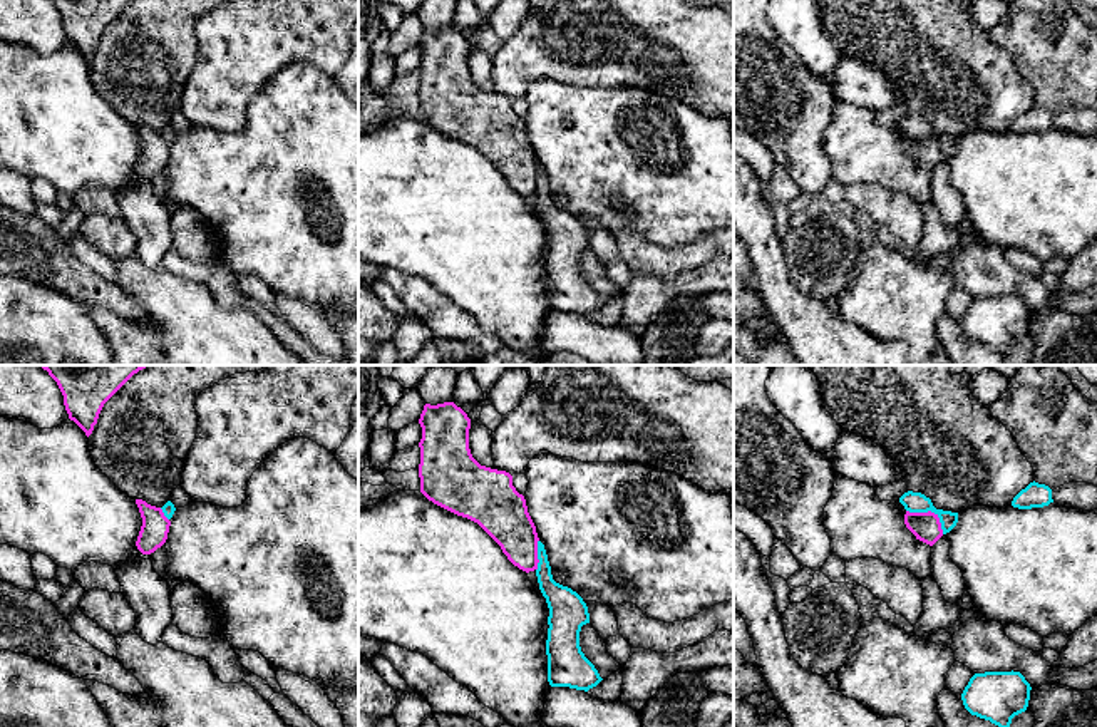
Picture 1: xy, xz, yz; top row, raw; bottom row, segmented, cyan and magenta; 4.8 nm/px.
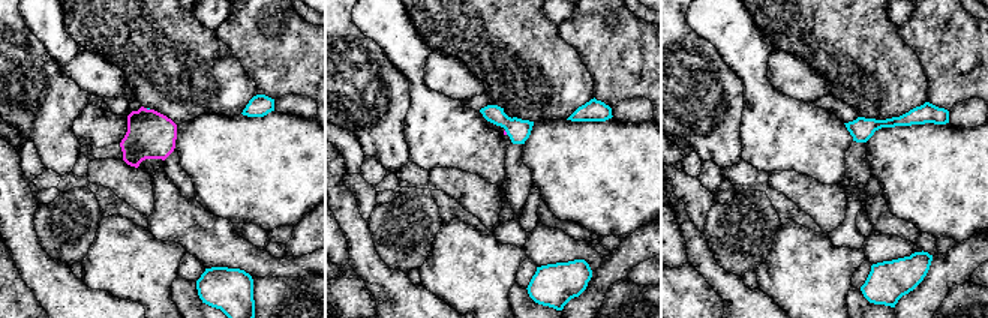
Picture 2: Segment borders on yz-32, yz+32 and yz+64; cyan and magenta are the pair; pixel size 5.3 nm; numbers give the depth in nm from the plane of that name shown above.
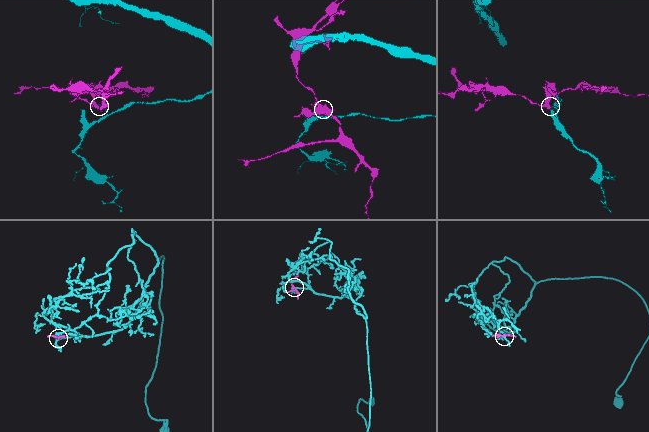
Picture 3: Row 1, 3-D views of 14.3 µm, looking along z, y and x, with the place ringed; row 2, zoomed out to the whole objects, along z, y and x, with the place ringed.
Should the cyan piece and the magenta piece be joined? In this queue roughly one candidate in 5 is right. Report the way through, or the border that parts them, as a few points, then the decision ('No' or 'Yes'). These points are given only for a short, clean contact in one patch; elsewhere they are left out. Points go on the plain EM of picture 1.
Boundary: yz (906, 134), (932, 136), (938, 143), (943, 158). No

